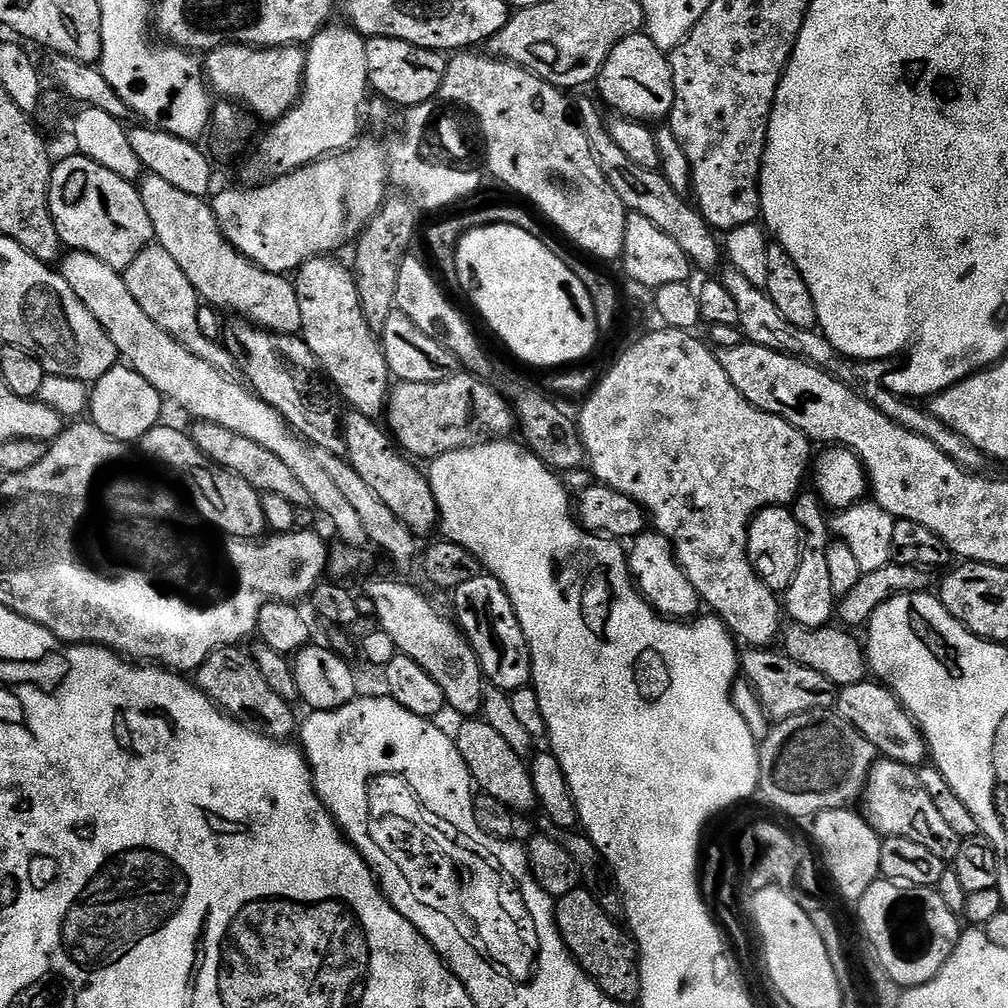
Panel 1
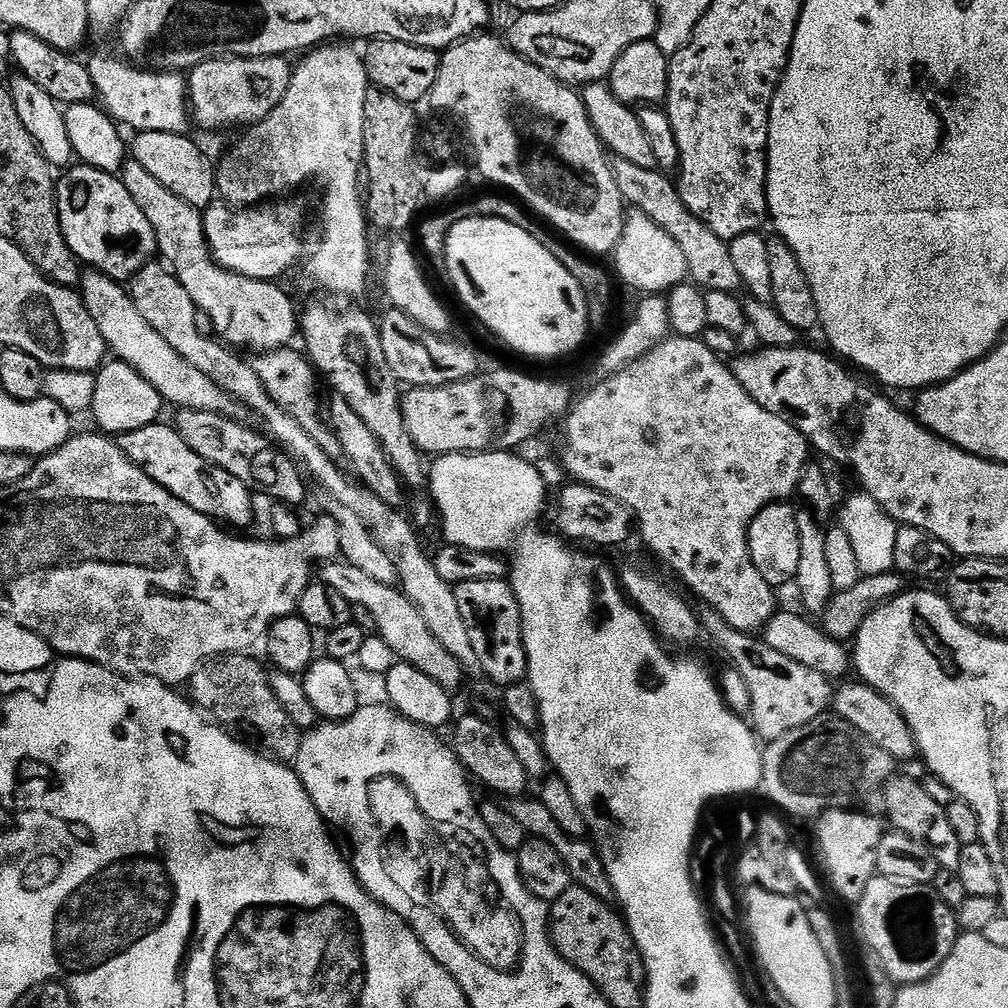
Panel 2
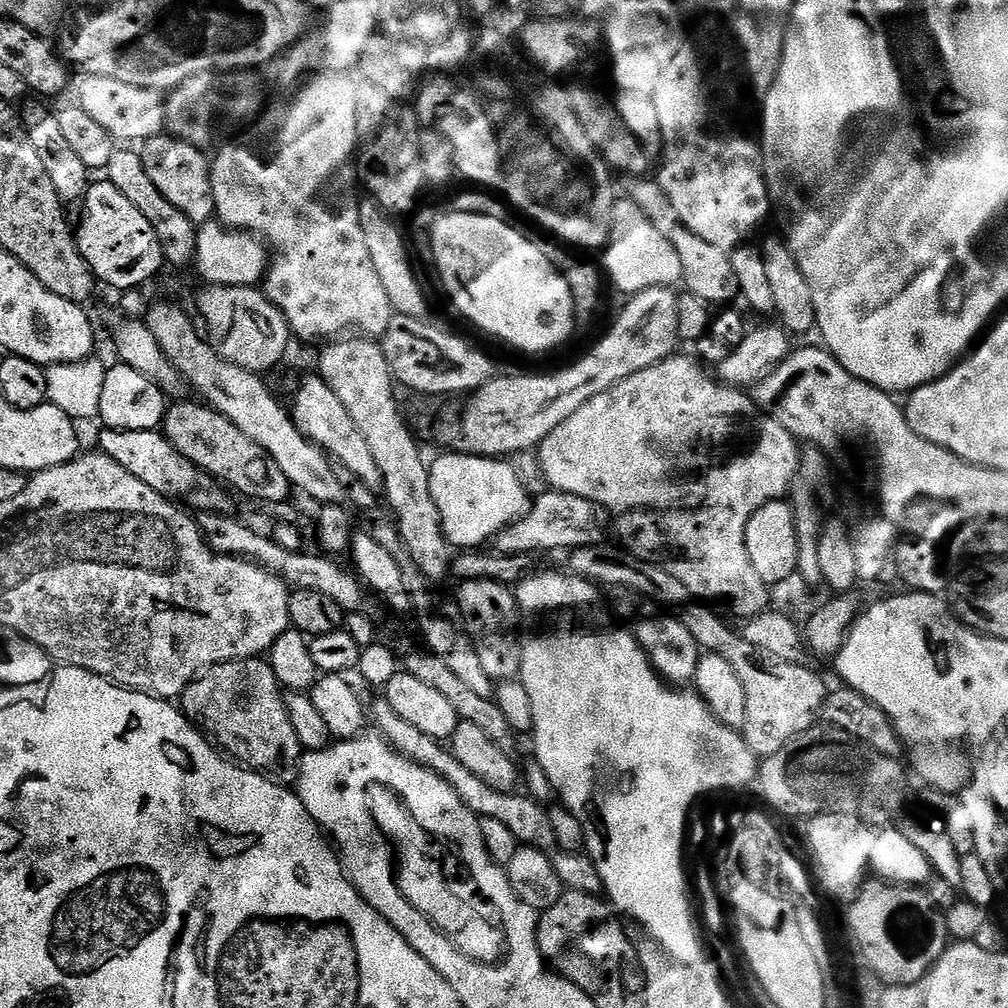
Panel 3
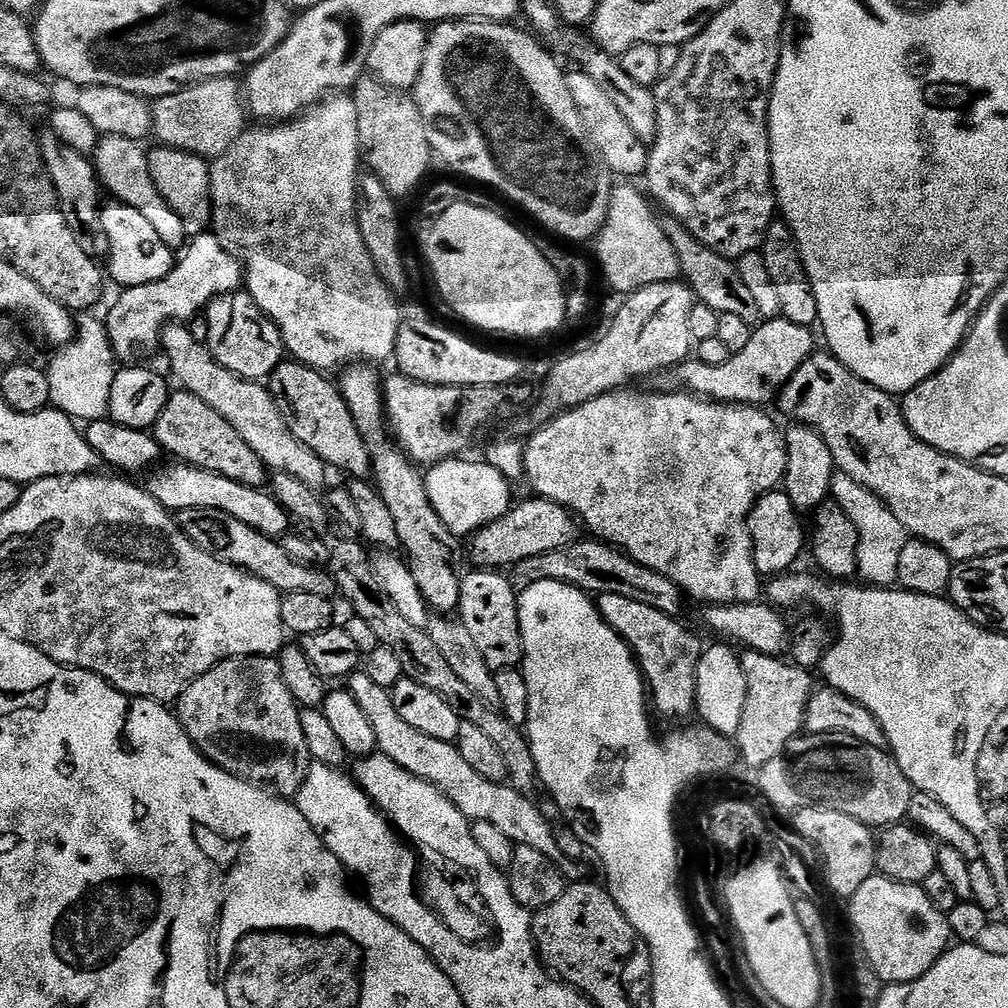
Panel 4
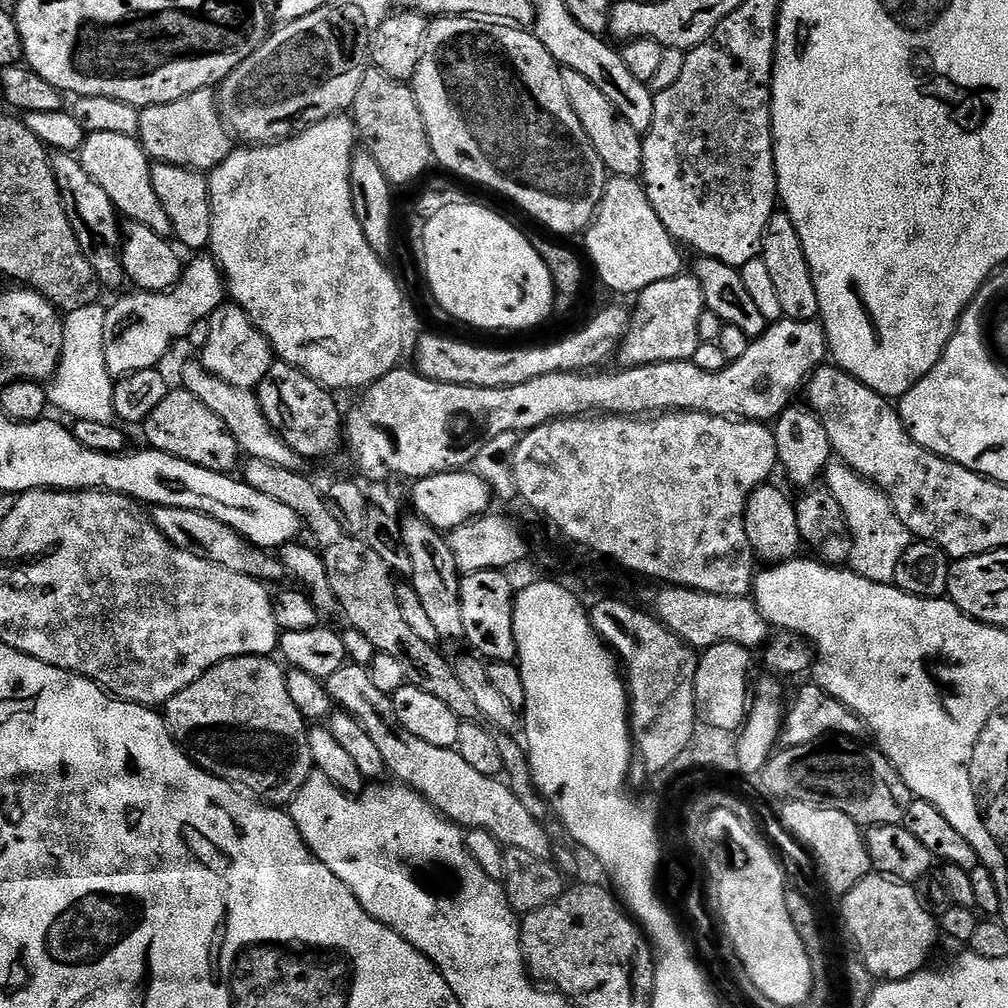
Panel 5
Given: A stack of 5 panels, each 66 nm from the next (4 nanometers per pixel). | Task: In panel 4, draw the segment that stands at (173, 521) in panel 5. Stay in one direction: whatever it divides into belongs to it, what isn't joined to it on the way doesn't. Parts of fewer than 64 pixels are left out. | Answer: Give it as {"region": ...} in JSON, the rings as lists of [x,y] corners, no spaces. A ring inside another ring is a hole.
{"region":[[[185,508],[179,513],[178,527],[206,554],[254,574],[264,582],[270,582],[270,586],[274,586],[282,594],[301,592],[331,597],[337,591],[335,580],[323,567],[312,568],[316,566],[303,560],[295,560],[286,554],[279,539],[246,526],[246,522],[238,522],[238,518],[222,510]]]}

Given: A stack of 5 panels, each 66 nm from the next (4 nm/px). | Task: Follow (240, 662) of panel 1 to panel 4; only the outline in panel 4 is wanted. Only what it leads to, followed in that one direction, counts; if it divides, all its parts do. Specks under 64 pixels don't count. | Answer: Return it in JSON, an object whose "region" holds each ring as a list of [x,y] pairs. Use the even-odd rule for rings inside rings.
{"region":[[[235,656],[223,660],[190,682],[190,686],[186,686],[179,700],[175,701],[174,711],[197,748],[205,754],[211,753],[213,748],[220,767],[231,770],[240,779],[267,786],[275,795],[285,798],[295,797],[304,785],[304,780],[308,777],[310,757],[306,734],[302,734],[302,709],[290,690],[286,690],[279,659],[270,656]]]}

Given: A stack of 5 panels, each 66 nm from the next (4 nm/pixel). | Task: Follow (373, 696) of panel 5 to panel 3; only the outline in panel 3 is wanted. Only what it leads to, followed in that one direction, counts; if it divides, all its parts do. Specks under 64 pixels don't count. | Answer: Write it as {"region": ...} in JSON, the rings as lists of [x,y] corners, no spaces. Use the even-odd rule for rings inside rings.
{"region":[[[383,698],[377,700],[377,704],[373,708],[371,705],[371,715],[372,712],[376,715],[376,724],[380,727],[377,728],[379,735],[383,736],[397,752],[403,753],[416,764],[421,764],[424,768],[429,768],[443,777],[460,795],[464,805],[470,811],[475,812],[477,817],[502,822],[502,826],[506,826],[506,830],[510,830],[510,834],[514,834],[521,845],[545,852],[552,860],[554,868],[558,870],[560,881],[564,884],[565,889],[593,894],[604,892],[604,883],[591,856],[583,851],[571,852],[558,846],[558,838],[554,838],[554,826],[550,826],[548,808],[545,805],[539,804],[527,794],[516,796],[515,791],[499,792],[486,786],[486,782],[482,782],[482,778],[474,778],[474,774],[470,774],[470,770],[466,770],[466,766],[462,766],[462,762],[458,762],[456,755],[441,741],[422,734],[422,730],[410,726],[410,722],[398,718],[398,714],[394,714],[394,706],[390,706],[388,700]]]}

